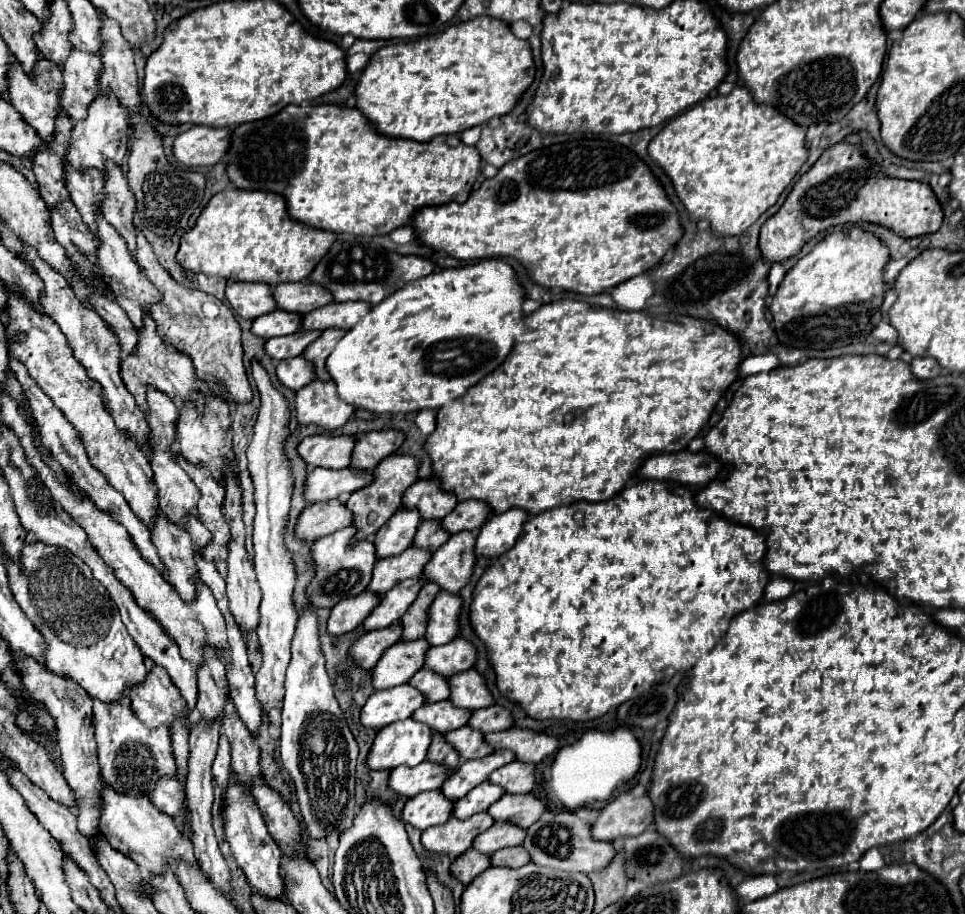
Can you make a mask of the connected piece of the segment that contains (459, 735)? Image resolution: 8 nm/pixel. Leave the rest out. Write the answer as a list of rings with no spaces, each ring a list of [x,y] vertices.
[[[471,726],[457,728],[449,734],[445,734],[447,742],[453,742],[453,748],[461,754],[463,760],[473,760],[473,758],[483,758],[487,752],[493,754],[493,746],[485,742],[485,734],[473,730]]]

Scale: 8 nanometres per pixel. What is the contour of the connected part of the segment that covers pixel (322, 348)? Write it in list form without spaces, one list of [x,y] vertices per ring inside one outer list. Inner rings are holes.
[[[329,328],[329,330],[323,332],[321,338],[317,338],[317,342],[313,342],[313,344],[309,346],[309,350],[305,350],[303,356],[315,364],[315,368],[317,368],[317,378],[319,378],[319,380],[331,380],[331,374],[329,374],[327,368],[325,368],[325,360],[327,360],[327,356],[331,354],[331,350],[335,348],[335,344],[337,344],[345,334],[347,334],[347,332],[341,330],[341,328]]]

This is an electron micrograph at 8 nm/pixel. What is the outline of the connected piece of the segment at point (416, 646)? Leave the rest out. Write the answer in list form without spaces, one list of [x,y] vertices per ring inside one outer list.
[[[417,638],[415,642],[401,640],[393,644],[381,656],[381,662],[377,662],[377,666],[373,668],[375,690],[385,690],[409,682],[413,674],[423,668],[427,650],[429,650],[429,642],[425,638]]]

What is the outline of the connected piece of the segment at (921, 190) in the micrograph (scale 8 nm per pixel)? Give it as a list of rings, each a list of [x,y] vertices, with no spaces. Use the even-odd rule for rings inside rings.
[[[839,142],[821,154],[811,170],[793,186],[781,210],[763,224],[759,246],[769,262],[783,262],[795,256],[821,230],[859,220],[881,224],[905,238],[915,238],[937,232],[943,224],[943,210],[927,182],[891,178],[881,172],[877,162],[865,156],[861,144]]]

